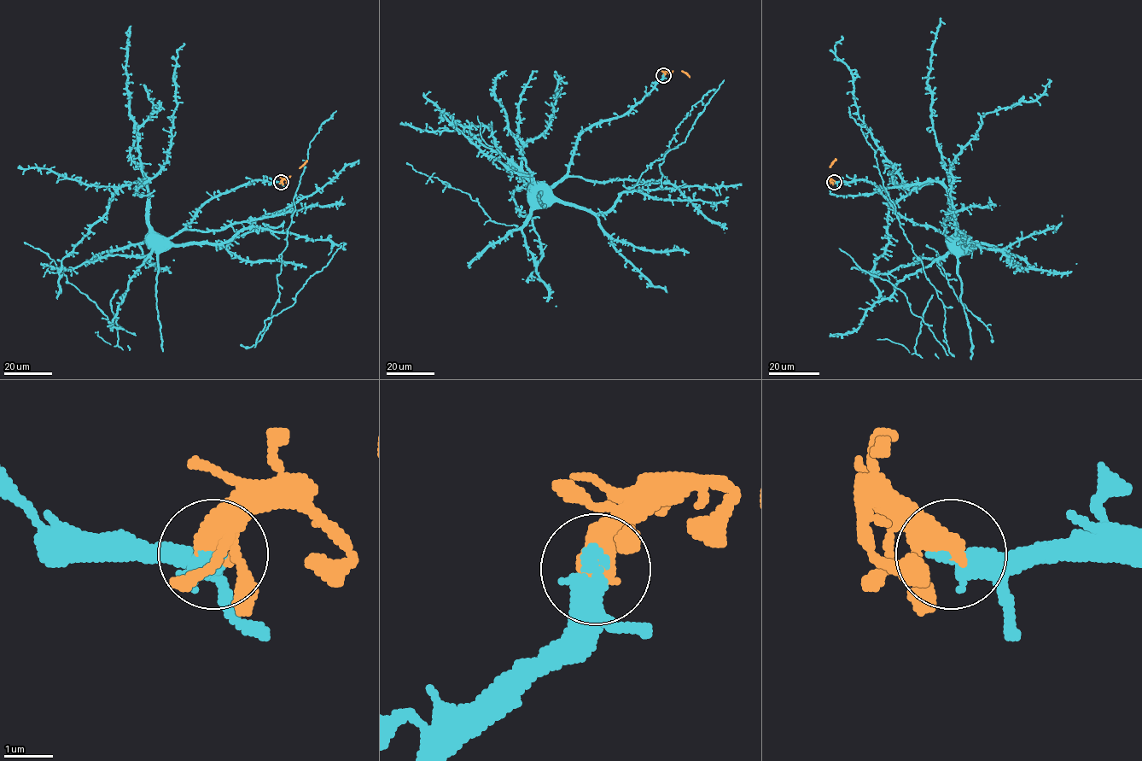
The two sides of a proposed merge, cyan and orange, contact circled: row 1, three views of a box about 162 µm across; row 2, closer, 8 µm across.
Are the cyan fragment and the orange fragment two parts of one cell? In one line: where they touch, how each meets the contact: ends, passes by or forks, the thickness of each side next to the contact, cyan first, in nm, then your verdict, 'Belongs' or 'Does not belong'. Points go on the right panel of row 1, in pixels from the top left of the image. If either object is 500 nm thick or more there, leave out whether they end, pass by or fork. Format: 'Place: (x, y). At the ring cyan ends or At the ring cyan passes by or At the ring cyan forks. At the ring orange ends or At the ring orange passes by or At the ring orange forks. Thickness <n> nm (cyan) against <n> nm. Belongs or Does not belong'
Place: (834, 182). At the ring cyan passes by. At the ring orange passes by. Thickness 360 nm (cyan) against 440 nm. Belongs

